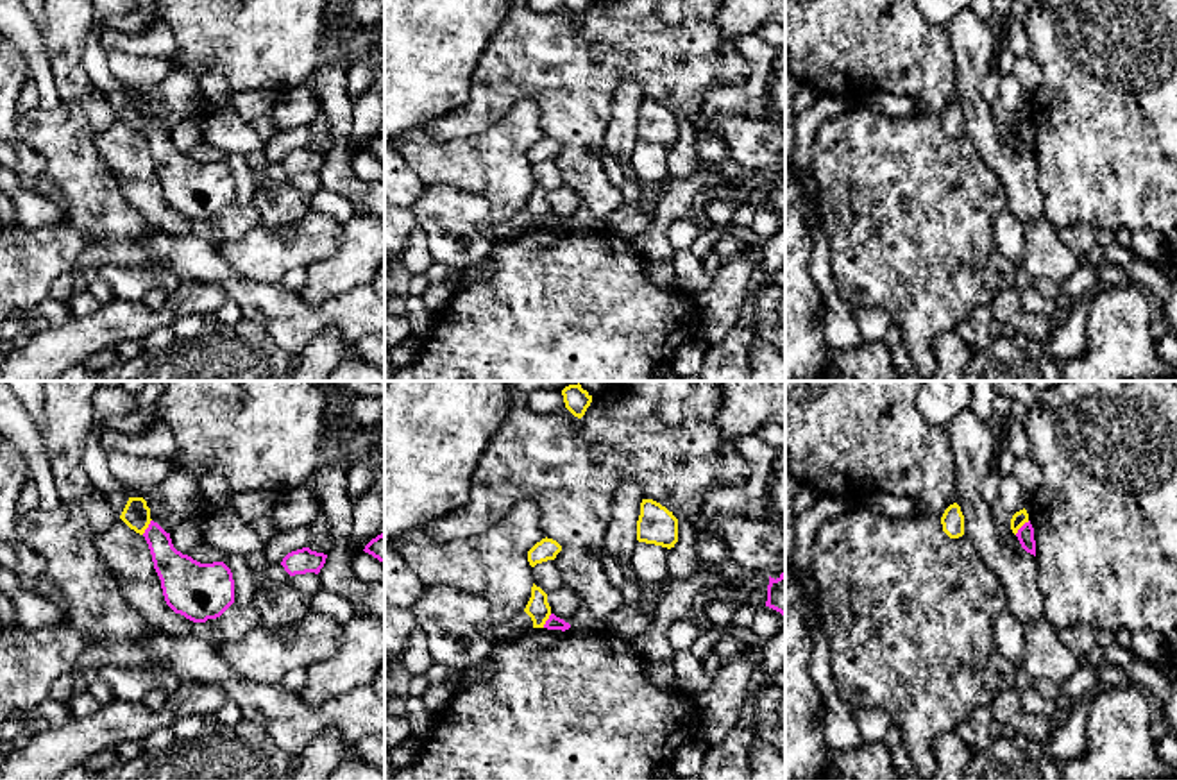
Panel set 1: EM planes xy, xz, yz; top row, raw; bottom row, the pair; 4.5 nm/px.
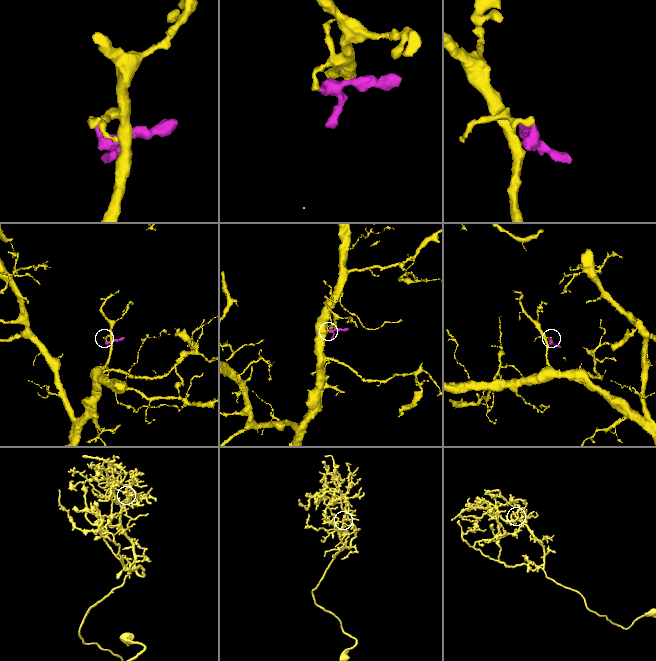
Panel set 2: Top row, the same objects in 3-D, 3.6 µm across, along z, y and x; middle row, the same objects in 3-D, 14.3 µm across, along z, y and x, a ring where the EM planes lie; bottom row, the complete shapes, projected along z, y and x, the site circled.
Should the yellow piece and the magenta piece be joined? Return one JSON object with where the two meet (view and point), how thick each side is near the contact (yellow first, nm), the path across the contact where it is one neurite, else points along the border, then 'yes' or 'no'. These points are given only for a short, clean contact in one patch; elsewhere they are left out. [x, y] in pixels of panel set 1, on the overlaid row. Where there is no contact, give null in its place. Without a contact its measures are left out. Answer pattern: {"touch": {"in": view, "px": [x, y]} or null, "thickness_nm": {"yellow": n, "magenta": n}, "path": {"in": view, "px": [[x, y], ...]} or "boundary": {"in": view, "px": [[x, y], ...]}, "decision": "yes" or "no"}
{"touch": {"in": "yz", "px": [1022, 525]}, "thickness_nm": {"yellow": 70, "magenta": 80}, "boundary": {"in": "yz", "px": [[1029, 521], [1015, 534]]}, "decision": "no"}

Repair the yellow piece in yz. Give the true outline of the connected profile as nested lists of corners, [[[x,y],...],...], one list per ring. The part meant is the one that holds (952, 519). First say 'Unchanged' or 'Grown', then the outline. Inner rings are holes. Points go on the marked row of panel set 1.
Unchanged. [[[957,503],[950,504],[941,517],[943,531],[950,538],[959,538],[964,535],[964,515]]]

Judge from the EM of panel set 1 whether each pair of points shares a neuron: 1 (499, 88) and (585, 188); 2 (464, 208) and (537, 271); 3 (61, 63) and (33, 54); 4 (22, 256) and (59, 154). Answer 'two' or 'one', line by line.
1: one
2: two
3: two
4: two

